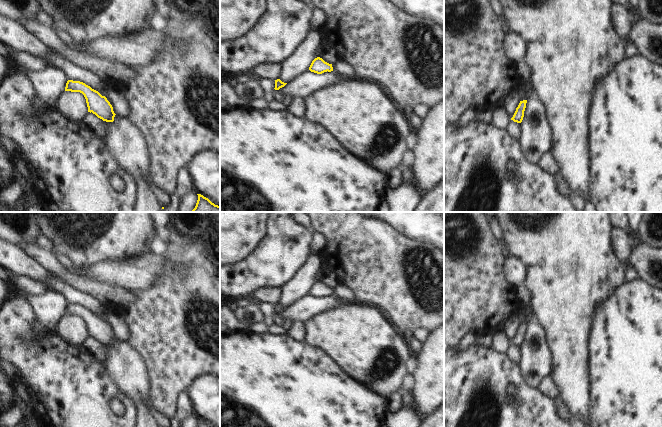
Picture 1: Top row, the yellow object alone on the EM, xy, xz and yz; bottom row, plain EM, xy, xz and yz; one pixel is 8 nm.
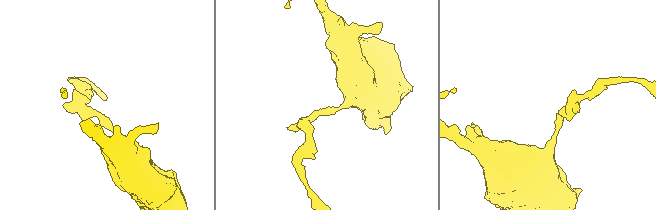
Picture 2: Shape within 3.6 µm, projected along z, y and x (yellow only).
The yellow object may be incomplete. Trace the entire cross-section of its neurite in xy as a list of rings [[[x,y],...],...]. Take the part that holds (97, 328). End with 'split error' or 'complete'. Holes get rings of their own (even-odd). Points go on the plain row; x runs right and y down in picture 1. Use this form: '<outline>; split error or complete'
[[[68,304],[65,315],[80,316],[84,319],[88,331],[88,336],[92,336],[98,342],[106,346],[113,346],[115,337],[110,326],[105,320],[102,320],[98,315],[92,313],[80,305]]]; complete

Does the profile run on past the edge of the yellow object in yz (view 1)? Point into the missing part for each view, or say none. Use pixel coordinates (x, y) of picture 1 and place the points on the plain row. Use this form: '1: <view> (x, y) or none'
1: none

